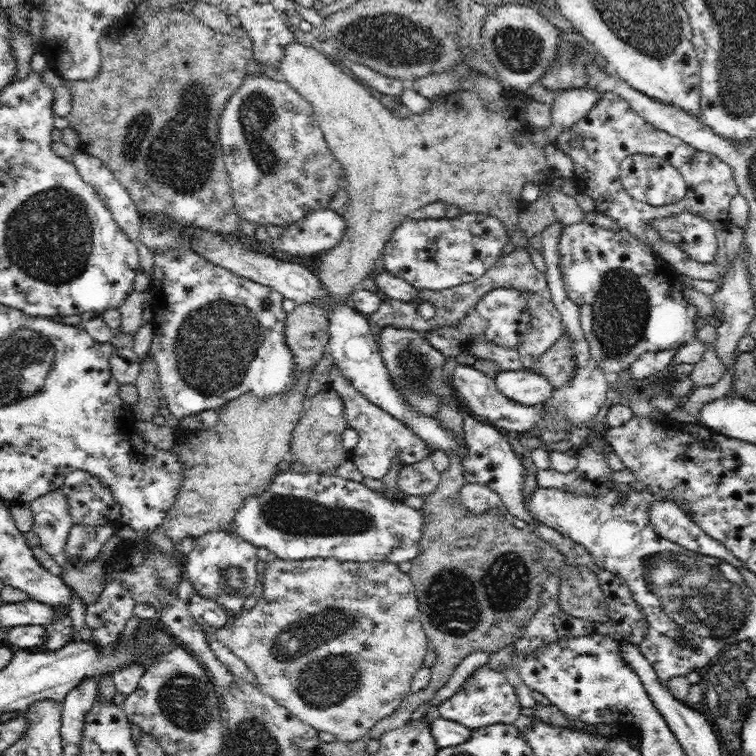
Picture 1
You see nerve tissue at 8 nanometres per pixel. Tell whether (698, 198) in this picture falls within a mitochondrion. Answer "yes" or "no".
no

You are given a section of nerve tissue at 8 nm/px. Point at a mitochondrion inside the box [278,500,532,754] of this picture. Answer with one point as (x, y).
(324, 688)

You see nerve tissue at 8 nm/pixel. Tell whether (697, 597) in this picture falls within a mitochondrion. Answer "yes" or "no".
yes

